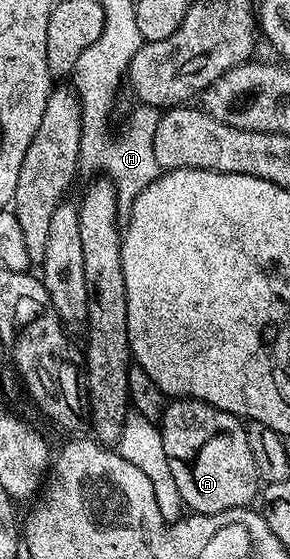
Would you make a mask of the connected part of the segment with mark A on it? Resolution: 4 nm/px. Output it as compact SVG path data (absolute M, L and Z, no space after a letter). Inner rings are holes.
M177 397L164 404L164 411L161 414L159 426L161 428L161 436L163 437L163 453L167 453L167 465L171 465L171 477L175 477L175 489L179 489L181 502L190 512L198 515L218 515L224 511L230 511L231 509L248 508L250 504L252 504L249 502L251 502L252 499L256 500L258 498L261 482L257 470L255 469L255 461L251 457L251 445L248 444L246 424L238 419L236 415L227 413L215 405L204 403L198 399L183 399Z

